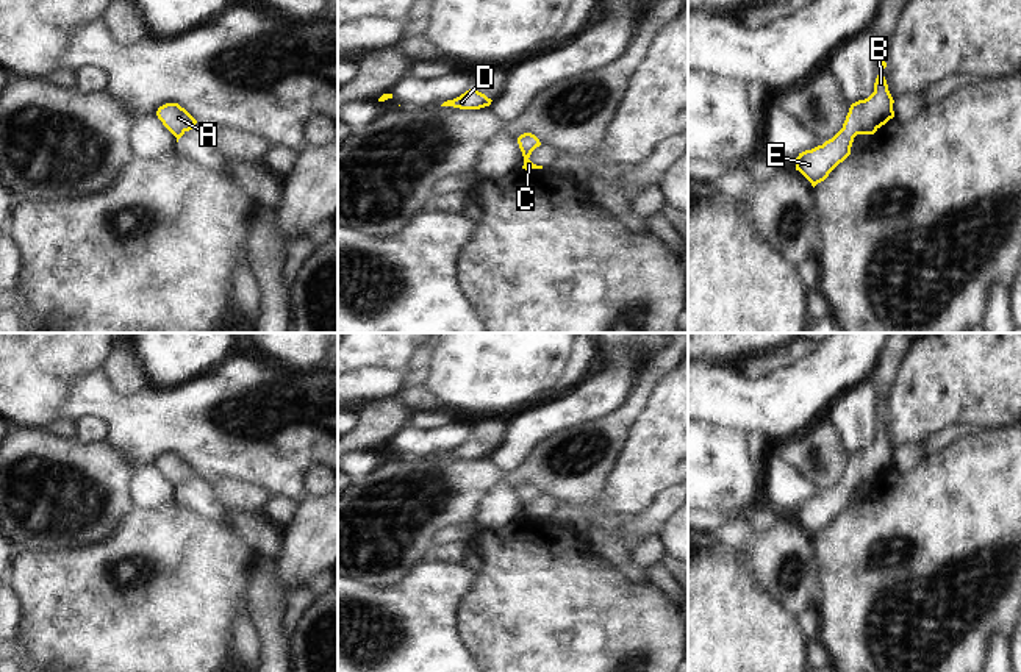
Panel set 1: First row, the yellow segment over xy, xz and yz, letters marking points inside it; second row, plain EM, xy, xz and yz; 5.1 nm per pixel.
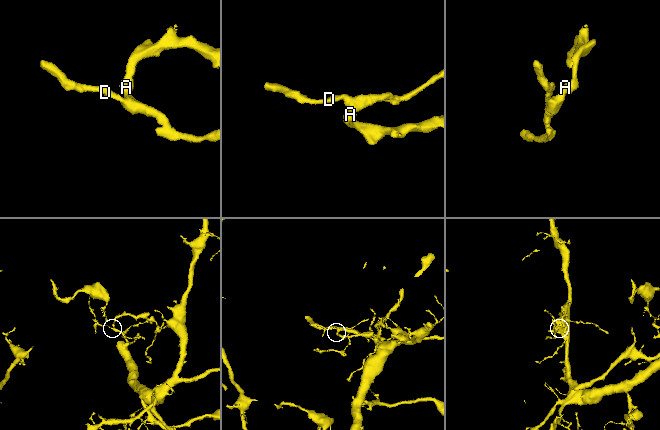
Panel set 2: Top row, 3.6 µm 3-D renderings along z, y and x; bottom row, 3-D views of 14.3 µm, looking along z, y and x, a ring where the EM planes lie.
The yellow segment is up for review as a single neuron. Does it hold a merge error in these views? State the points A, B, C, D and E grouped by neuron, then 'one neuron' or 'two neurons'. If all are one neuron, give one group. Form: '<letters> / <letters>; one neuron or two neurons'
A B C D E; one neuron

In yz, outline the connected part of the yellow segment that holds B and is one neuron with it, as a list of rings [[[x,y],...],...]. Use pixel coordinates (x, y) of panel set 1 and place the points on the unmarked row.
[[[880,409],[880,424],[874,433],[874,442],[851,455],[843,478],[822,495],[799,503],[796,520],[799,520],[815,538],[851,505],[857,484],[874,484],[882,475],[894,467],[893,447],[888,441],[882,420],[887,413]]]

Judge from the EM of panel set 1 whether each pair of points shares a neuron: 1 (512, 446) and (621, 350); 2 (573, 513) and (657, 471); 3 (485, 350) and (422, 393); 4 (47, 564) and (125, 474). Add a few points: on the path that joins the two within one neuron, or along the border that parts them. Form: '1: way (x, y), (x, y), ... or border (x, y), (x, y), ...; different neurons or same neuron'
1: way (543, 419), (583, 403), (605, 382); same neuron
2: way (593, 510), (627, 493), (637, 483); same neuron
3: border (426, 385), (440, 405); different neurons
4: border (94, 544), (77, 549), (30, 552); different neurons

